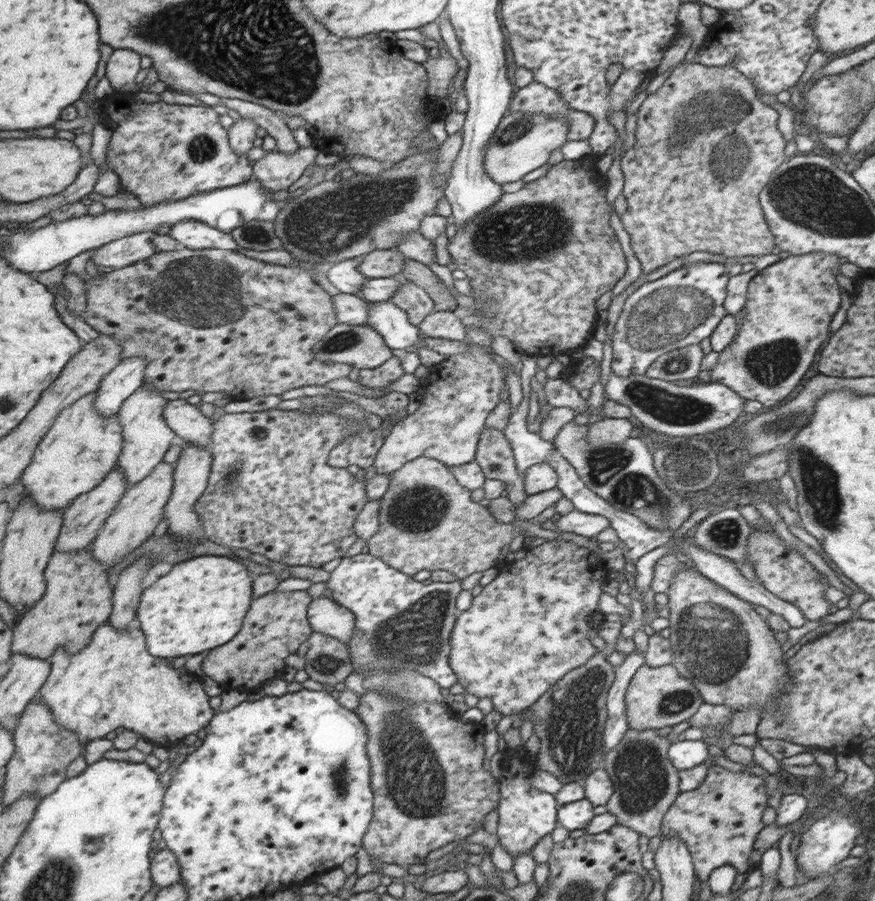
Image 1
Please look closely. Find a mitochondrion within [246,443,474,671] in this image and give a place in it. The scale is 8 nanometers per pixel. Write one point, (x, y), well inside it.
(419, 508)

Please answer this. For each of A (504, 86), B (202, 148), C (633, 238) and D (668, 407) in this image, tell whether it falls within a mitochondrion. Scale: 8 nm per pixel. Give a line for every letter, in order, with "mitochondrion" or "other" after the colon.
A: other
B: mitochondrion
C: other
D: mitochondrion

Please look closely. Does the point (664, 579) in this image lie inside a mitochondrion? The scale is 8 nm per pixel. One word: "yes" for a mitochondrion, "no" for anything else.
no

